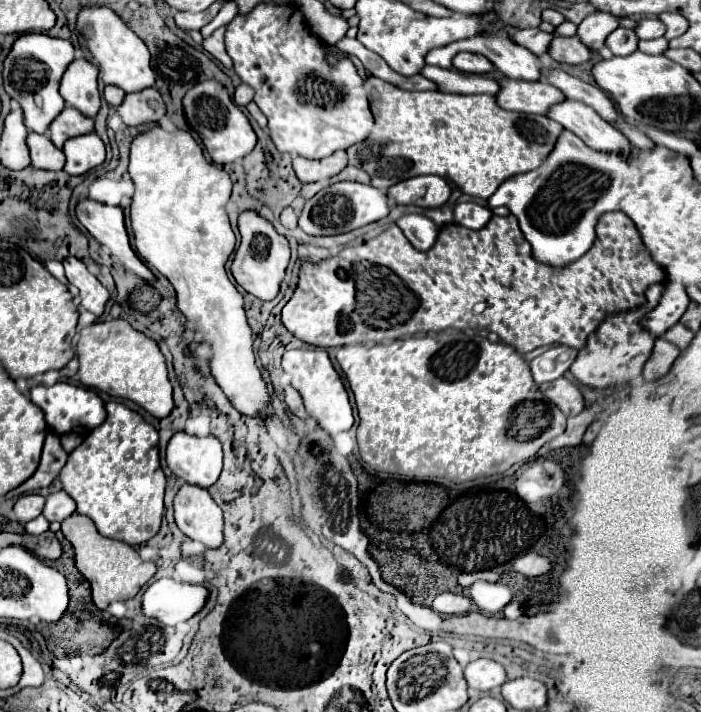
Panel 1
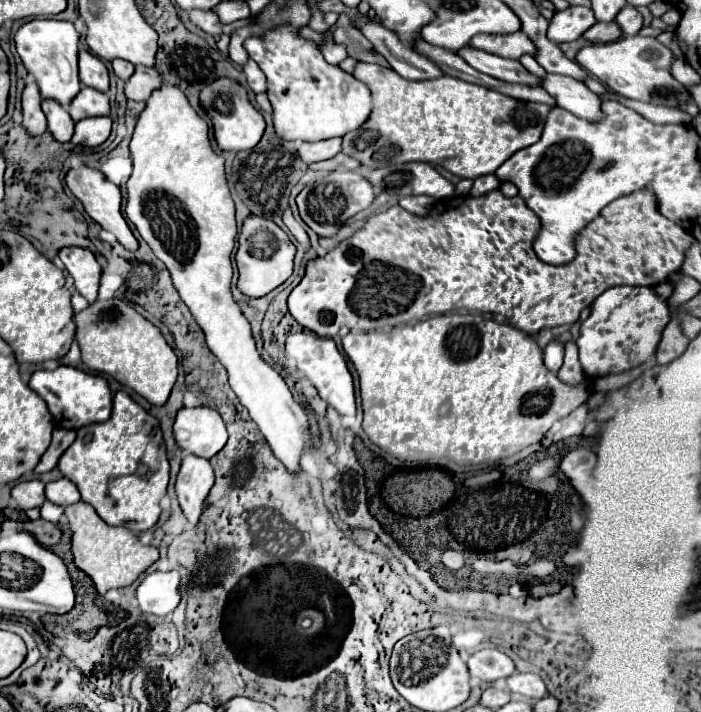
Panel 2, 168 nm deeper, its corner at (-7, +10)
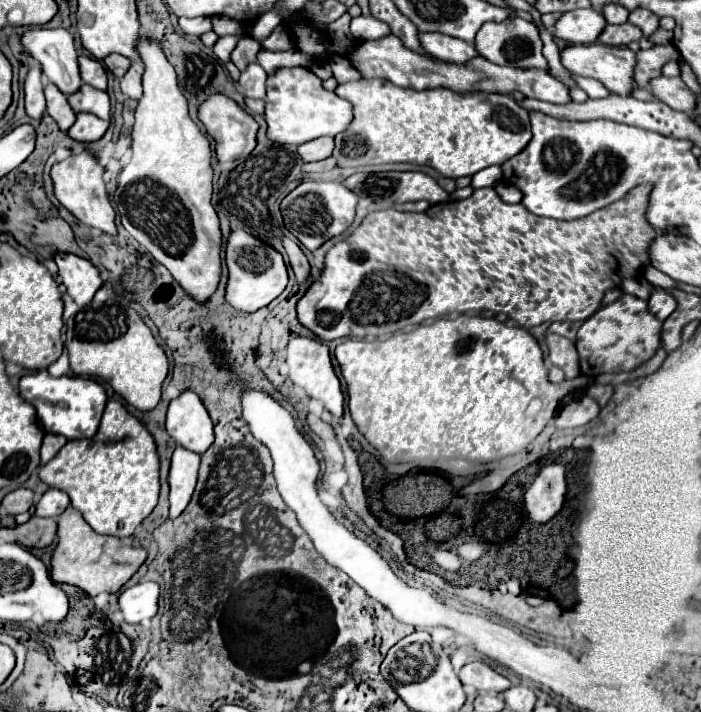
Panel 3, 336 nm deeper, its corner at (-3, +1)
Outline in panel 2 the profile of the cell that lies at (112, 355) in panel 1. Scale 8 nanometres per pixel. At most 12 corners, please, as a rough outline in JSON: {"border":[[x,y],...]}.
{"border":[[131,302],[75,314],[81,360],[163,406],[177,356]]}

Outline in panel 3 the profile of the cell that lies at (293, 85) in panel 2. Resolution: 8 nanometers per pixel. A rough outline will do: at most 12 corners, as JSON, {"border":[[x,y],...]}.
{"border":[[307,67],[267,77],[267,137],[335,137],[353,107]]}

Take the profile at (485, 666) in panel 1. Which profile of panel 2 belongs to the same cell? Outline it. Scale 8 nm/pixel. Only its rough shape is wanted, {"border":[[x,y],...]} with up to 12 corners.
{"border":[[497,648],[467,660],[471,676],[485,682],[515,672],[513,660]]}

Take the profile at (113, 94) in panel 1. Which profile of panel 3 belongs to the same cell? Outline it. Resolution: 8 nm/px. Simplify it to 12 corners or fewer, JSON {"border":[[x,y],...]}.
{"border":[[105,57],[103,63],[115,77],[123,77],[131,65],[127,57]]}

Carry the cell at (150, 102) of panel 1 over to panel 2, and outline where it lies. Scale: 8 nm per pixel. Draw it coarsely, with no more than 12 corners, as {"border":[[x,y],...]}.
{"border":[[135,66],[125,84],[129,100],[147,100],[161,86],[155,68]]}

